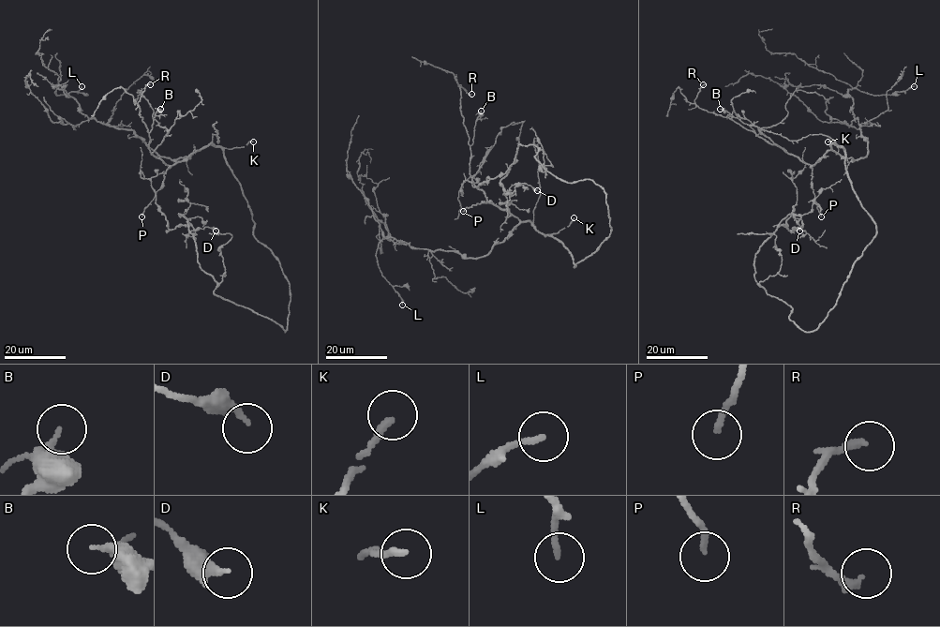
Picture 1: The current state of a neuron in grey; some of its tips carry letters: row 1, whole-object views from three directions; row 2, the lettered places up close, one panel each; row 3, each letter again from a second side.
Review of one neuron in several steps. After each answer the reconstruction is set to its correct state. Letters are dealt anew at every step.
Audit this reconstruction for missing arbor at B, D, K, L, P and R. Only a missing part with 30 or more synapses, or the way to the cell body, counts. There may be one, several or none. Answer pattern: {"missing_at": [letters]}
{"missing_at": ["K"]}

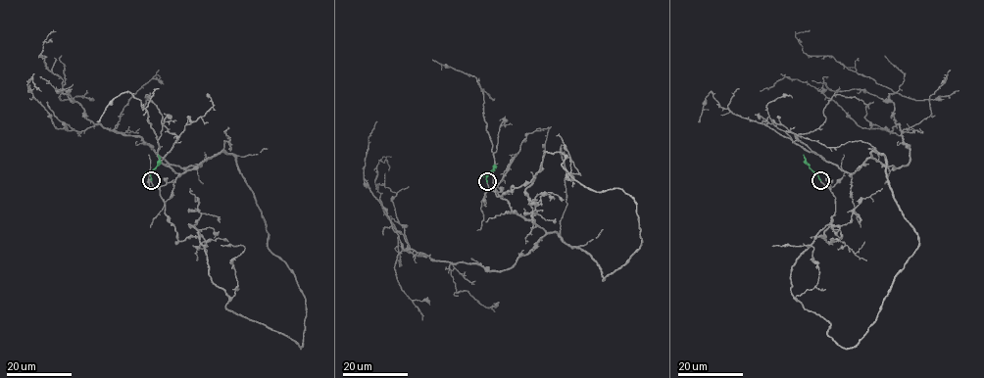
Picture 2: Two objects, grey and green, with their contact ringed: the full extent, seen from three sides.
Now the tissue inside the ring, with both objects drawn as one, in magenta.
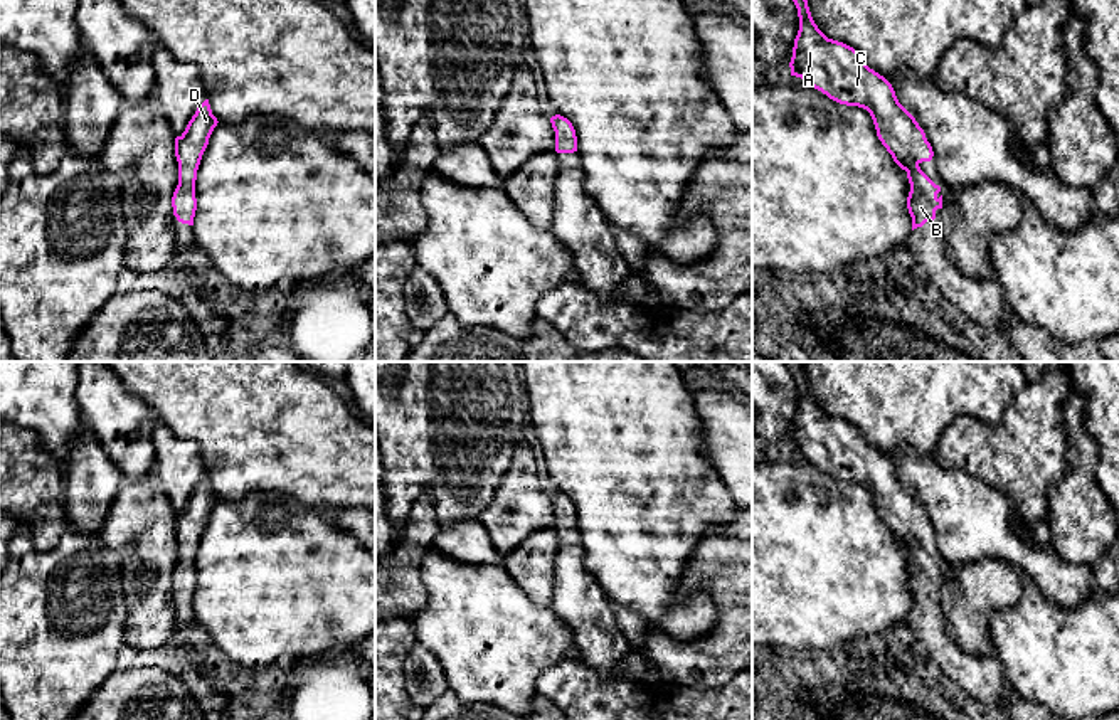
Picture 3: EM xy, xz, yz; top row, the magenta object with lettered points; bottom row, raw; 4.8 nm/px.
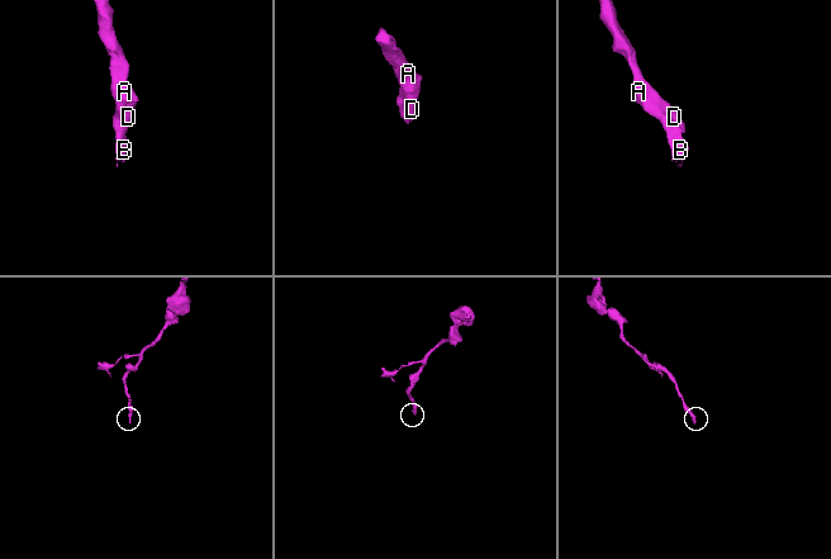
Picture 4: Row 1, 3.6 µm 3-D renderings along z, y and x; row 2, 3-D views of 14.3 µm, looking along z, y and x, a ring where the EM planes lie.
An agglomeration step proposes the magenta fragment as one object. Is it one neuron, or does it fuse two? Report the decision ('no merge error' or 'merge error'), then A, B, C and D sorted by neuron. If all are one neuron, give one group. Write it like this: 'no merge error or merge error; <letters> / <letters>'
no merge error; A B C D

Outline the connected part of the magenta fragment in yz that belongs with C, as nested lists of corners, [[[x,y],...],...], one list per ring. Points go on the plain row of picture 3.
[[[803,362],[786,363],[799,394],[789,439],[791,453],[801,454],[808,463],[840,481],[858,483],[870,490],[878,516],[894,538],[907,548],[910,560],[907,585],[912,594],[912,607],[932,599],[936,587],[942,585],[942,572],[937,572],[941,564],[919,543],[934,533],[924,506],[899,479],[892,461],[870,446],[858,427],[828,416],[818,405]]]

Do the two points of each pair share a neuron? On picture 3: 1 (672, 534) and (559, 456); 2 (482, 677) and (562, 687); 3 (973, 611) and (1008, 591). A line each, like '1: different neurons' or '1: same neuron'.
1: same neuron
2: different neurons
3: same neuron

